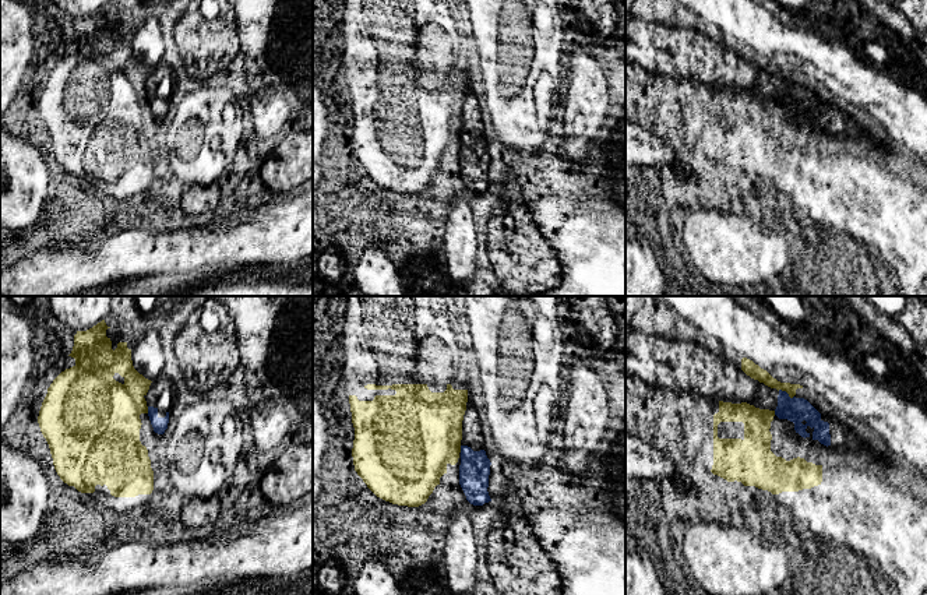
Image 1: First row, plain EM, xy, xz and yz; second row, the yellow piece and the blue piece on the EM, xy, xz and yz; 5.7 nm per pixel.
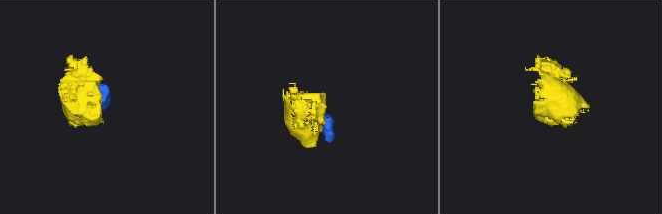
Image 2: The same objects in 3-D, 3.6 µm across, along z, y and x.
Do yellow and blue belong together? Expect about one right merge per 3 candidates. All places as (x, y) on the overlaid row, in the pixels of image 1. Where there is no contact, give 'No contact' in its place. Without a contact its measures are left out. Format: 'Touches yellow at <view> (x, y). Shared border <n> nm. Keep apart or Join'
Touches yellow at yz (786, 391). Shared border 100 nm. Keep apart

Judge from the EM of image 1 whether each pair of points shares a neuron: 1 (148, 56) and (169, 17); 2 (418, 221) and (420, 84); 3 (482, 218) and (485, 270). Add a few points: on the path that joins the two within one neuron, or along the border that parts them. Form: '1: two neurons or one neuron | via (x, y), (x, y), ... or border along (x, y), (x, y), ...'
1: two neurons | border along (147, 16), (152, 16), (158, 21), (164, 39)
2: one neuron | via (418, 187), (418, 118)
3: one neuron | via (480, 231), (482, 257)

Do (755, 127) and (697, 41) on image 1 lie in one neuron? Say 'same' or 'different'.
different

